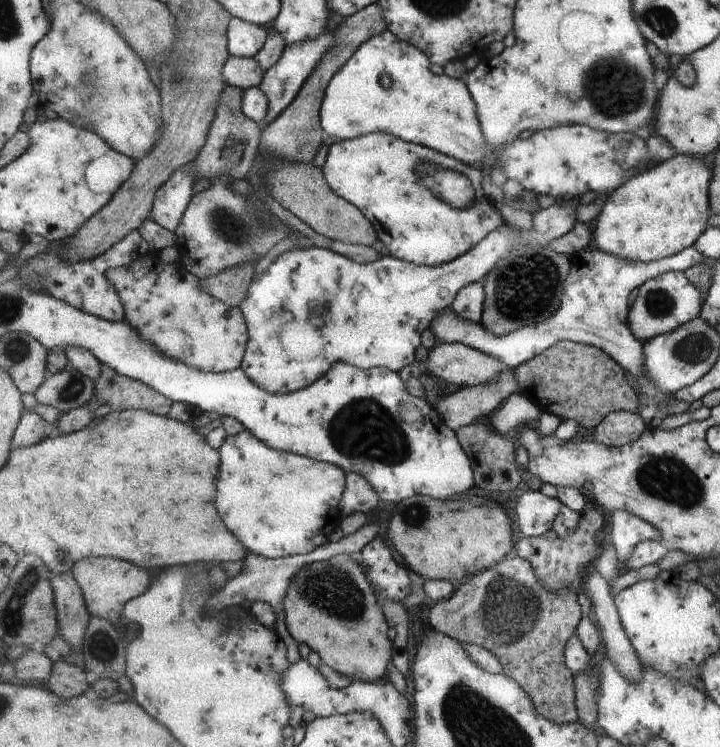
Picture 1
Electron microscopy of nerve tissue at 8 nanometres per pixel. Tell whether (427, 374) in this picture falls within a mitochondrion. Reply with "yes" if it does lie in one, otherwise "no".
no

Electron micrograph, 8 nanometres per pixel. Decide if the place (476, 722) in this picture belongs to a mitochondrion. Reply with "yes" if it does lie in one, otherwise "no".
yes

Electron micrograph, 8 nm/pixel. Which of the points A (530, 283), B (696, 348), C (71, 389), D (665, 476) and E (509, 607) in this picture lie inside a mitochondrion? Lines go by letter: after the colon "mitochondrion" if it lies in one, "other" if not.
A: mitochondrion
B: mitochondrion
C: mitochondrion
D: mitochondrion
E: mitochondrion

